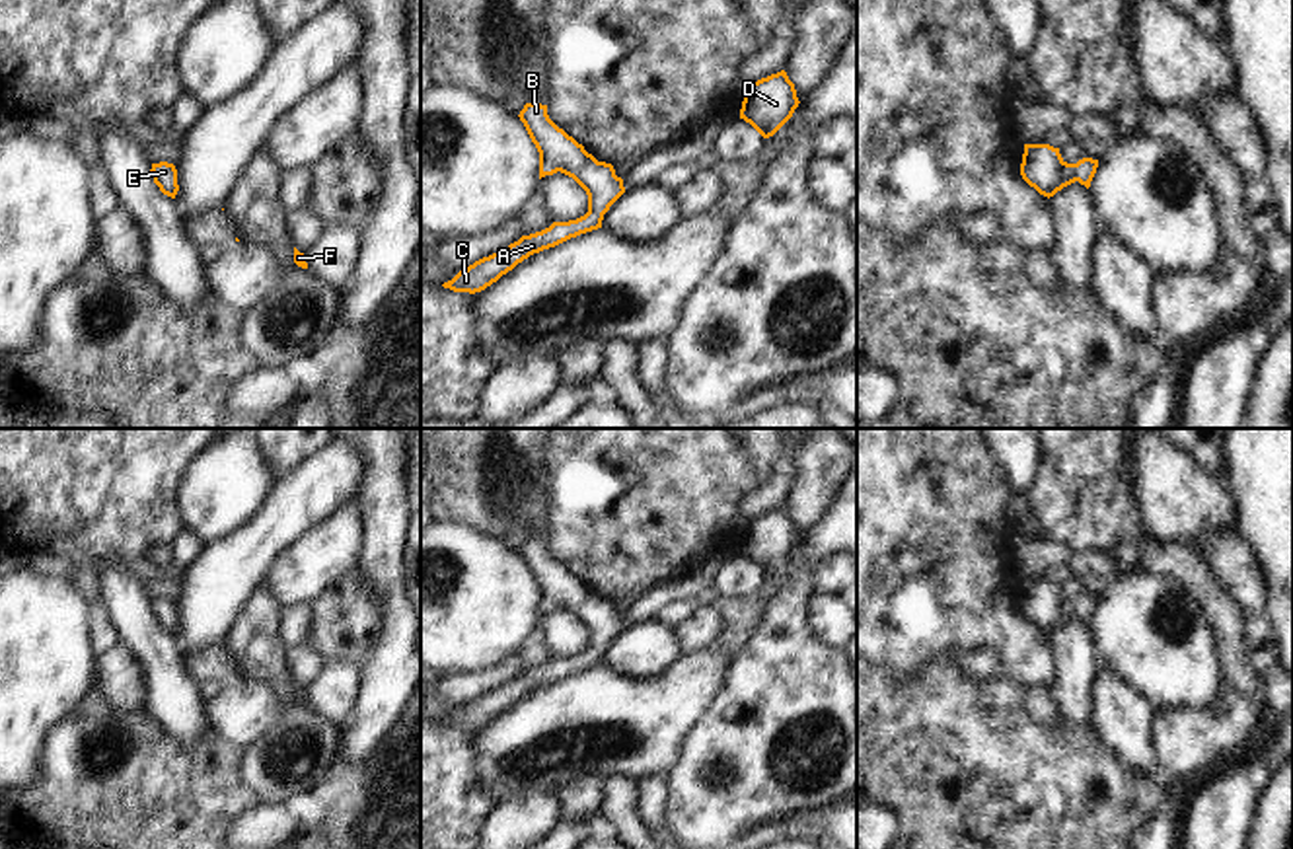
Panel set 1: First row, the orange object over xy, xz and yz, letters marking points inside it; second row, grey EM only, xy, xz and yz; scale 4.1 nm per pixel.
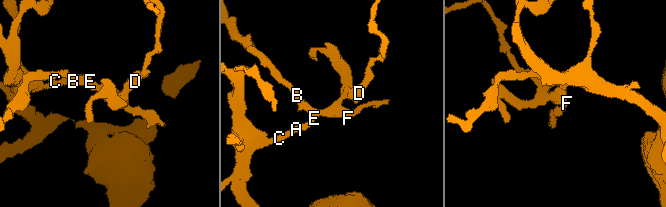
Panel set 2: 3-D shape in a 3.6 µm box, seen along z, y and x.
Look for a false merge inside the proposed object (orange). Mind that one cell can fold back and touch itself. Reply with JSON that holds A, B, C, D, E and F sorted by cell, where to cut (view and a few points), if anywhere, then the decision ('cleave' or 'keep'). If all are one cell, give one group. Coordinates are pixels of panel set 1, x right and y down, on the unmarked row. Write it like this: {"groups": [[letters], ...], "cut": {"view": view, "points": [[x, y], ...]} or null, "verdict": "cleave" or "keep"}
{"groups": [["A", "B", "C", "D", "E", "F"]], "cut": null, "verdict": "keep"}

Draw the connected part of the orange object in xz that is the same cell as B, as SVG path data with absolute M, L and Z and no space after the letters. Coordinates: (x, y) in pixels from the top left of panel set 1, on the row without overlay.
M526 539L518 553L539 588L539 615L557 608L573 613L588 631L588 648L576 656L553 658L549 664L522 672L508 683L475 697L442 720L454 728L481 728L530 691L602 664L604 650L625 629L623 615L615 611L613 602L598 598L559 565L549 555L547 541Z

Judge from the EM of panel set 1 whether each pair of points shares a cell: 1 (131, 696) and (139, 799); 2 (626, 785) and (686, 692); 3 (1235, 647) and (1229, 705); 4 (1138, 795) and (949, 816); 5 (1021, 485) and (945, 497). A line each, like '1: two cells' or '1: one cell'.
1: two cells
2: two cells
3: two cells
4: one cell
5: two cells

